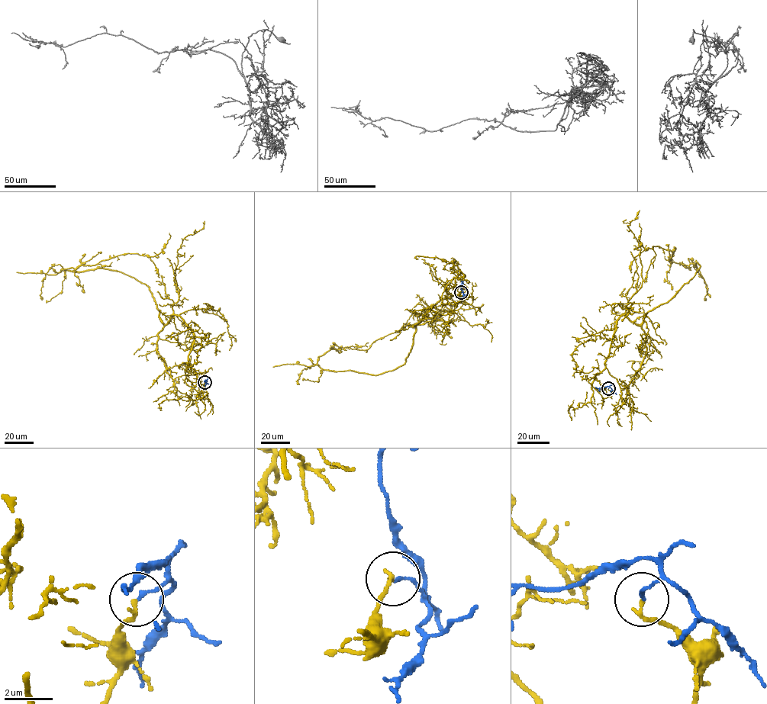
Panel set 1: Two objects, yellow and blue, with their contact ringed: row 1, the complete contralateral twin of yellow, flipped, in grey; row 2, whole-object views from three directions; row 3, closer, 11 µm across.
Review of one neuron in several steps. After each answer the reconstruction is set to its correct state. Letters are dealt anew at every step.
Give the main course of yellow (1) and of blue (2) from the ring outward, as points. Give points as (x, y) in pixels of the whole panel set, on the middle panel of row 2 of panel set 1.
1: (461, 292), (454, 278), (391, 371), (317, 364), (426, 319)
2: (461, 292), (462, 293), (460, 286), (462, 281)

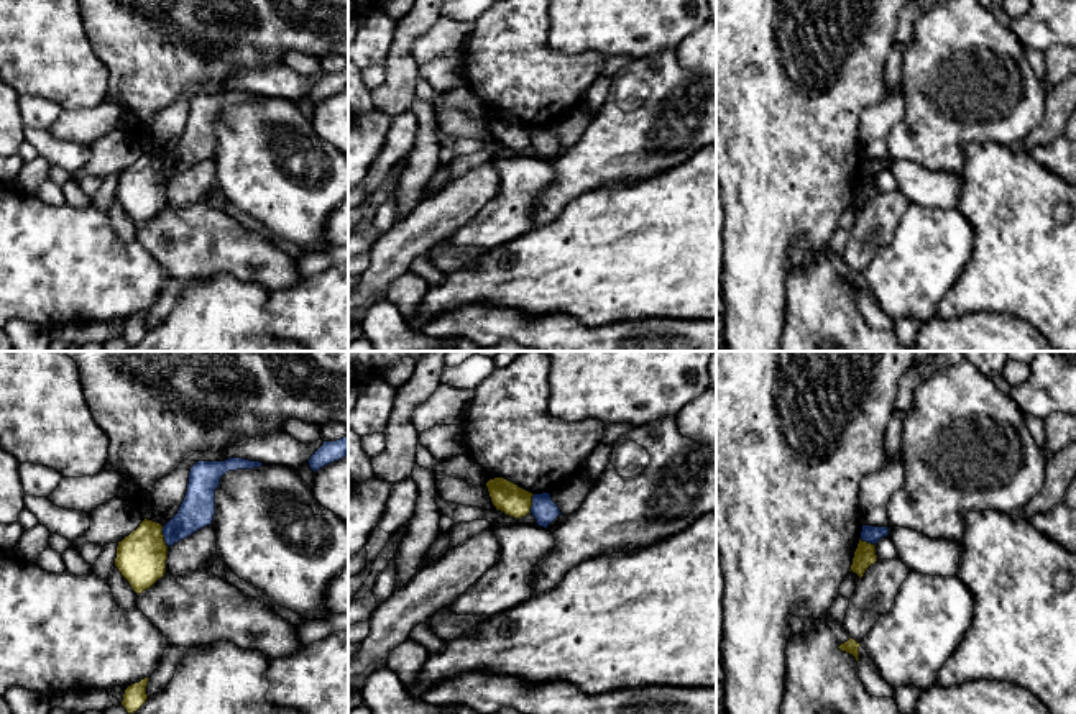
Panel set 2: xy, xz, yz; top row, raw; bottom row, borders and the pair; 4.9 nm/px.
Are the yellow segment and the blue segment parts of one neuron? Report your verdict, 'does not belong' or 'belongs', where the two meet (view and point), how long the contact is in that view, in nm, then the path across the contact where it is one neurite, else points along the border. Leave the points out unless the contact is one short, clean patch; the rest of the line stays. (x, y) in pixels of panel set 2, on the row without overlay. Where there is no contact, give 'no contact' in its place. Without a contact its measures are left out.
does not belong | xy (163, 169) | 100 nm | along xy (161, 160), (168, 178)

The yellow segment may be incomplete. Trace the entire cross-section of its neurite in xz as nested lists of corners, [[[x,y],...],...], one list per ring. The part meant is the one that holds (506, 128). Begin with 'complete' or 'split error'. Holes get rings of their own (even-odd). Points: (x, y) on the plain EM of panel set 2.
complete; [[[504,110],[490,112],[486,120],[496,143],[501,143],[514,151],[521,151],[531,146],[534,128],[532,125]]]

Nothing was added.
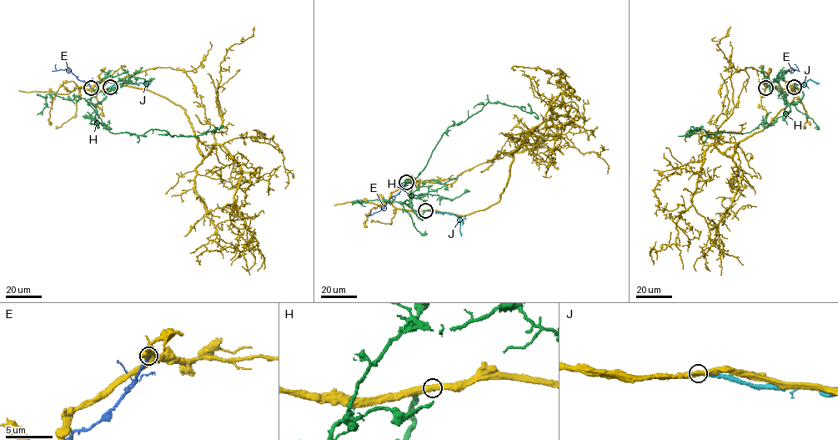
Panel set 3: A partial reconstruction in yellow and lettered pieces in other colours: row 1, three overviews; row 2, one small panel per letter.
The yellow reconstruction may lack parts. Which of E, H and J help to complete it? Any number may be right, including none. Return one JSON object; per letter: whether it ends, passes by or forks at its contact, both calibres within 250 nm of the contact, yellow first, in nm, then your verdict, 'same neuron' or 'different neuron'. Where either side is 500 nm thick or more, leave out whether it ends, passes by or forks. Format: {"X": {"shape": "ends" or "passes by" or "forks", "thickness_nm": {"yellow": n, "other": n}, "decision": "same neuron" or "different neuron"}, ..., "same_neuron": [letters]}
{"E": {"thickness_nm": {"yellow": 650, "other": 240}, "decision": "different neuron"}, "H": {"shape": "ends", "thickness_nm": {"yellow": 480, "other": 380}, "decision": "different neuron"}, "J": {"thickness_nm": {"yellow": 500, "other": 320}, "decision": "different neuron"}, "same_neuron": []}

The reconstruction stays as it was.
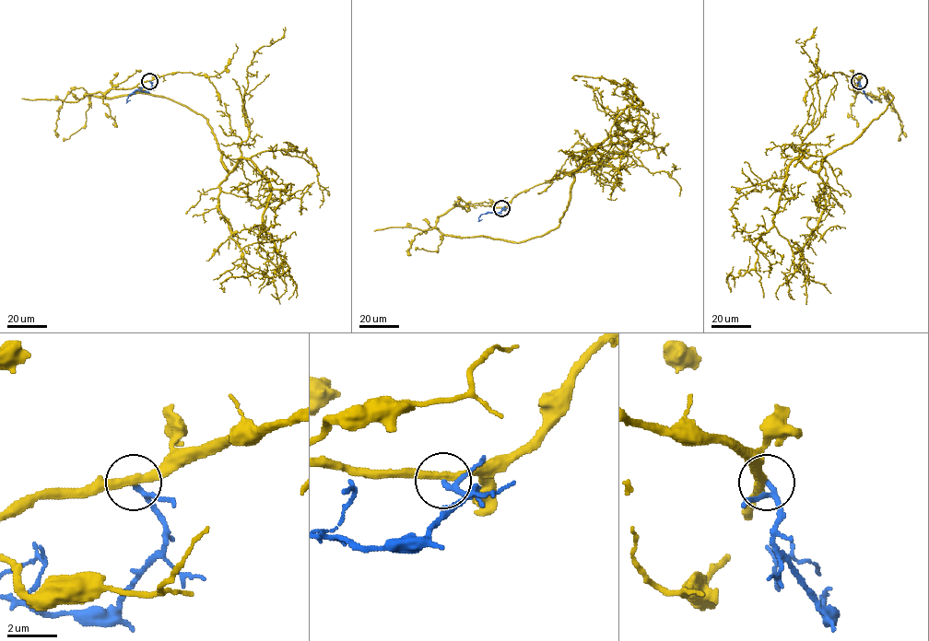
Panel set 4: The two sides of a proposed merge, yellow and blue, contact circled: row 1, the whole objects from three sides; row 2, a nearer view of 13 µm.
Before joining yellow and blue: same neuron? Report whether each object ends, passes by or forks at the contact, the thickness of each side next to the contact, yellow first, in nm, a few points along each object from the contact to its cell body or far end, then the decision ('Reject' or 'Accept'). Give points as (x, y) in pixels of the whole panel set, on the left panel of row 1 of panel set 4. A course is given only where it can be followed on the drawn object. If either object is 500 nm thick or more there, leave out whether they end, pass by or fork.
At the ring yellow passes by. At the ring blue passes by. Thickness 320 nm (yellow) against 150 nm. Course of yellow: (149, 81), (84, 96), (186, 106), (229, 170), (248, 158), (271, 188), (263, 227), (288, 269), (225, 292). Course of blue: (149, 81), (151, 86), (147, 91), (135, 90), (126, 100), (130, 100). Reject

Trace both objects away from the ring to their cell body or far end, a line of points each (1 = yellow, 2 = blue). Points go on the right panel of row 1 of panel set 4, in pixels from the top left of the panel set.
1: (859, 81), (857, 93), (892, 99), (817, 170), (795, 158), (755, 268), (731, 273), (731, 292)
2: (859, 81), (870, 100)

